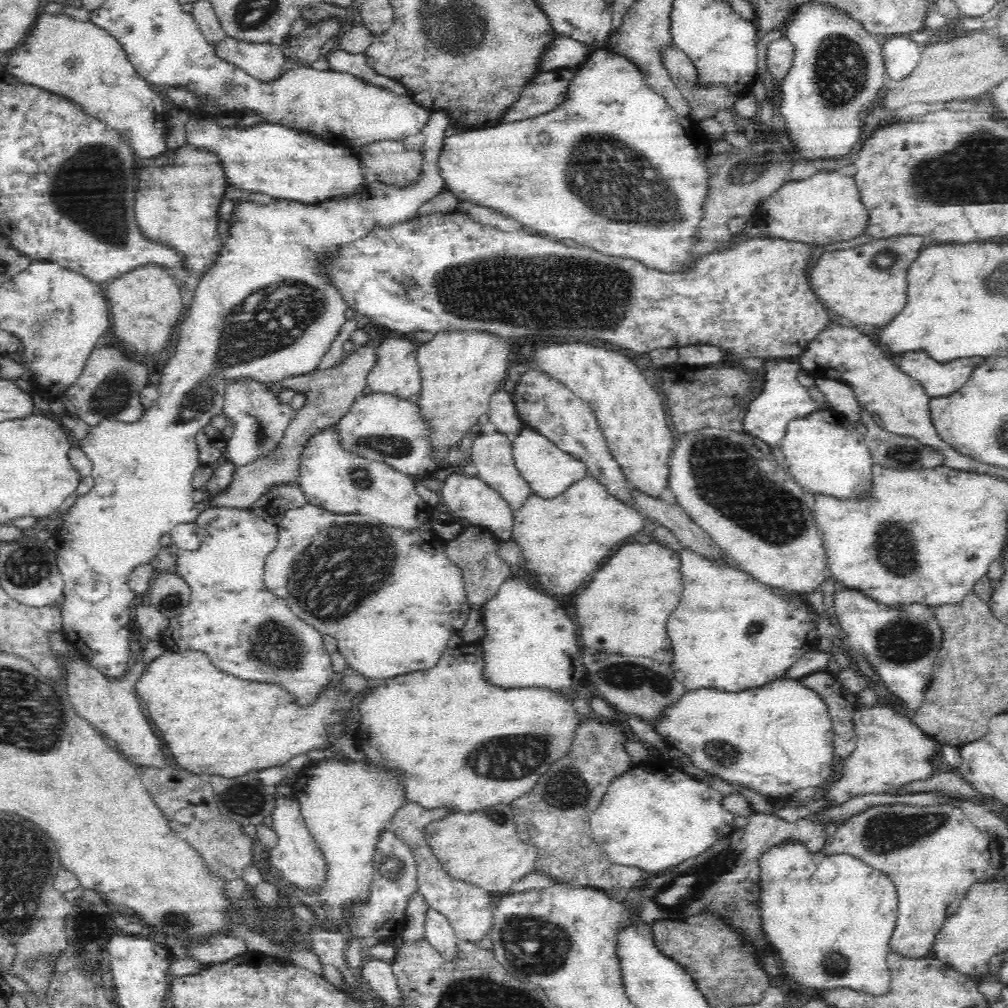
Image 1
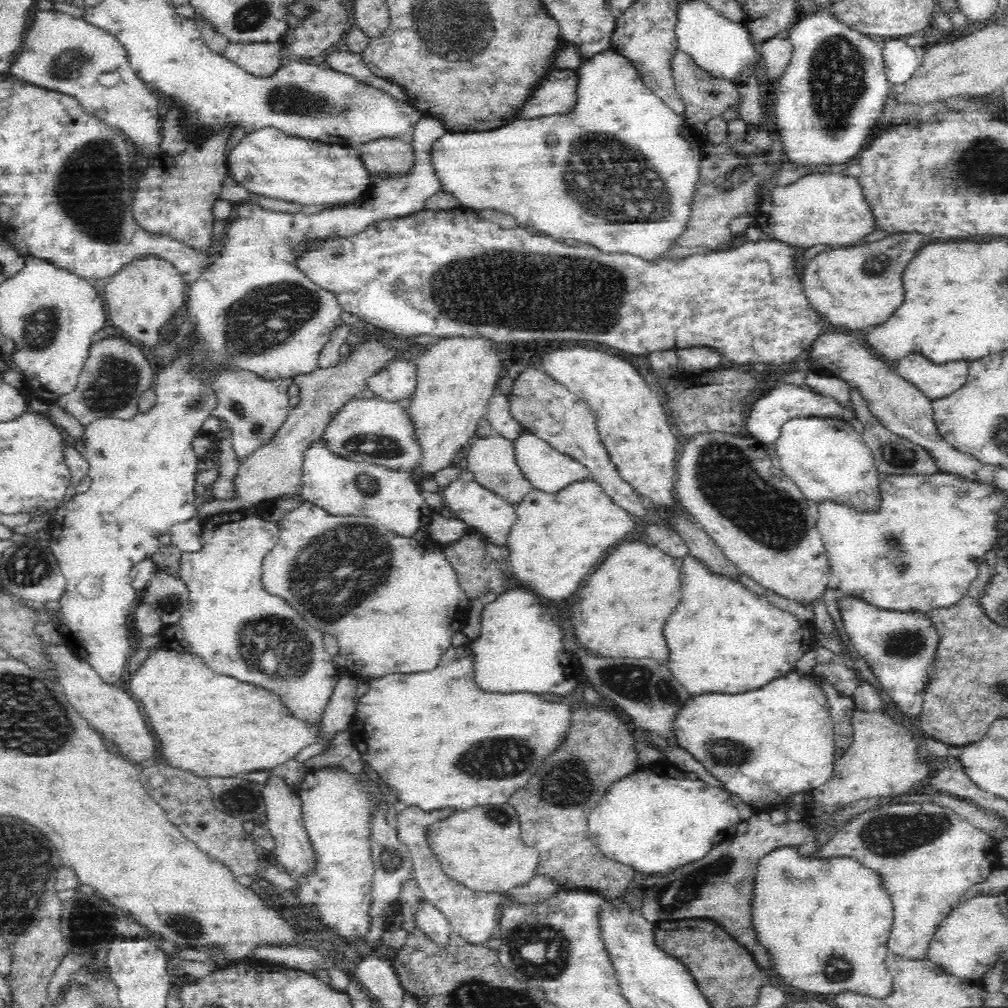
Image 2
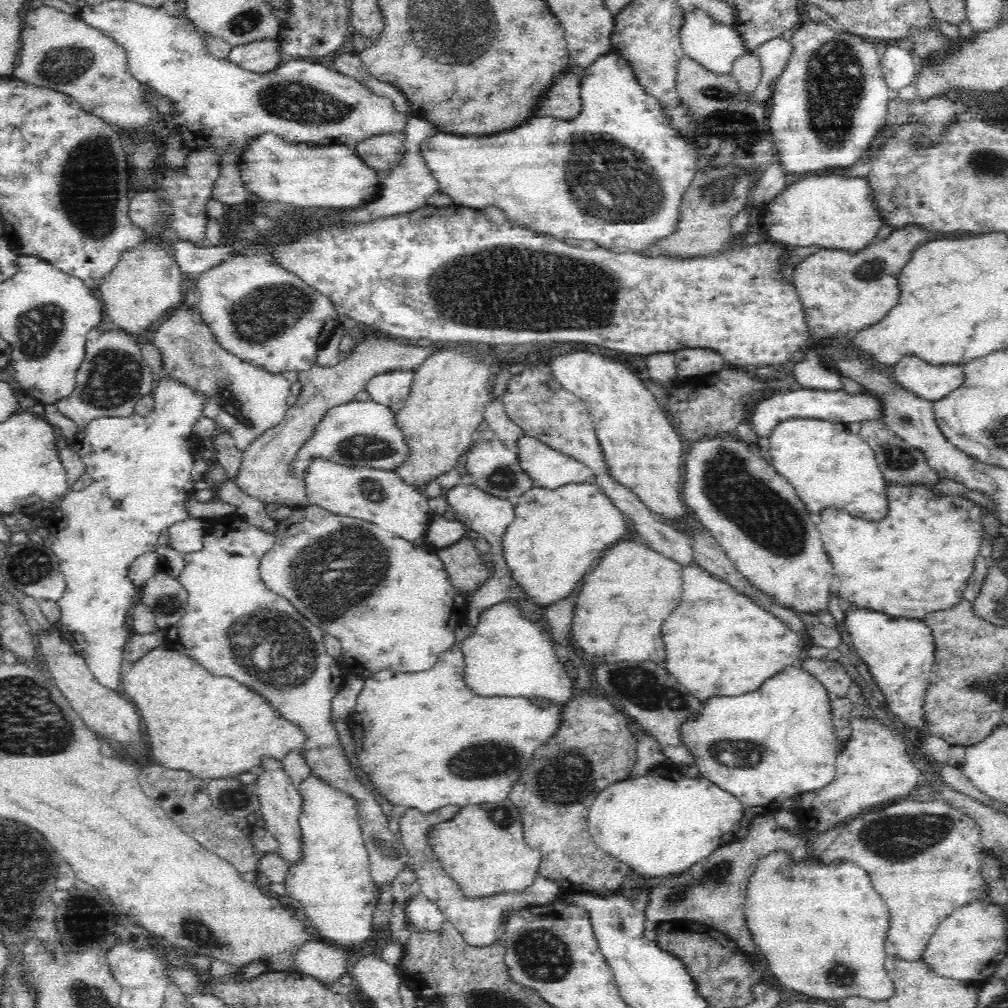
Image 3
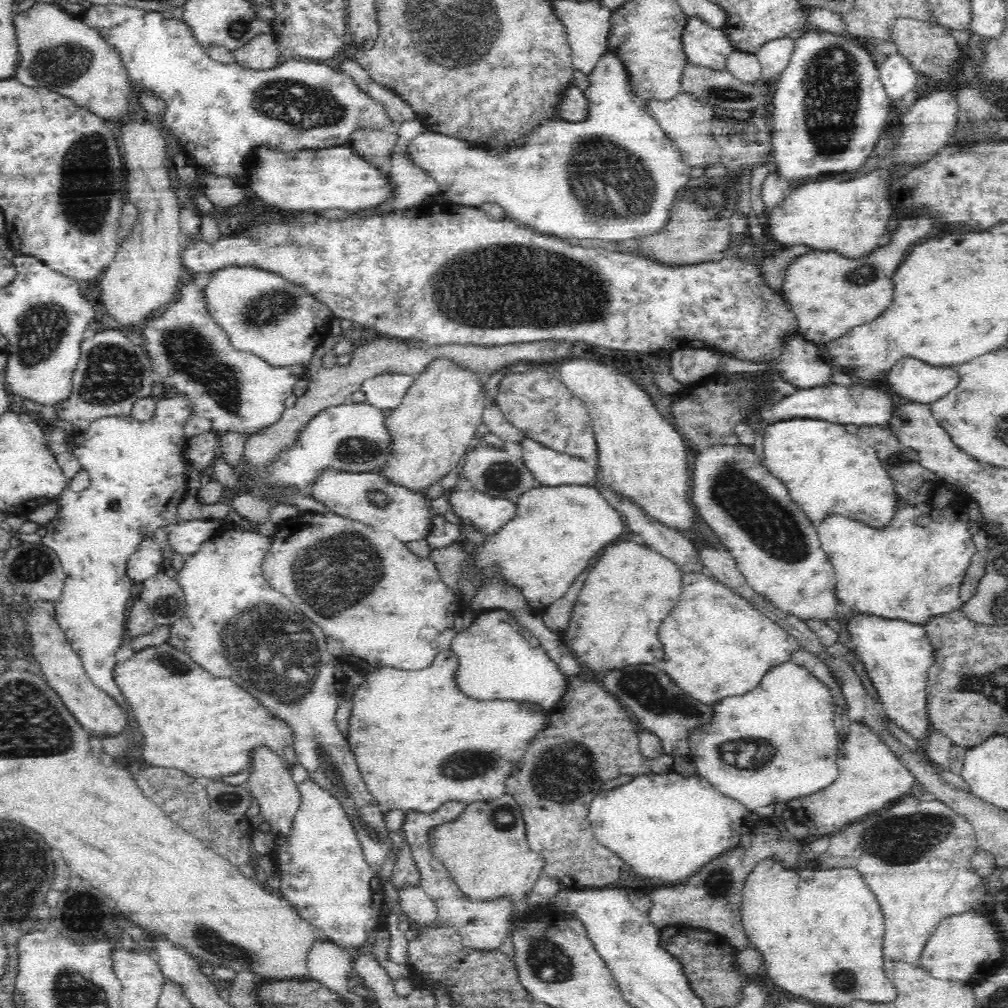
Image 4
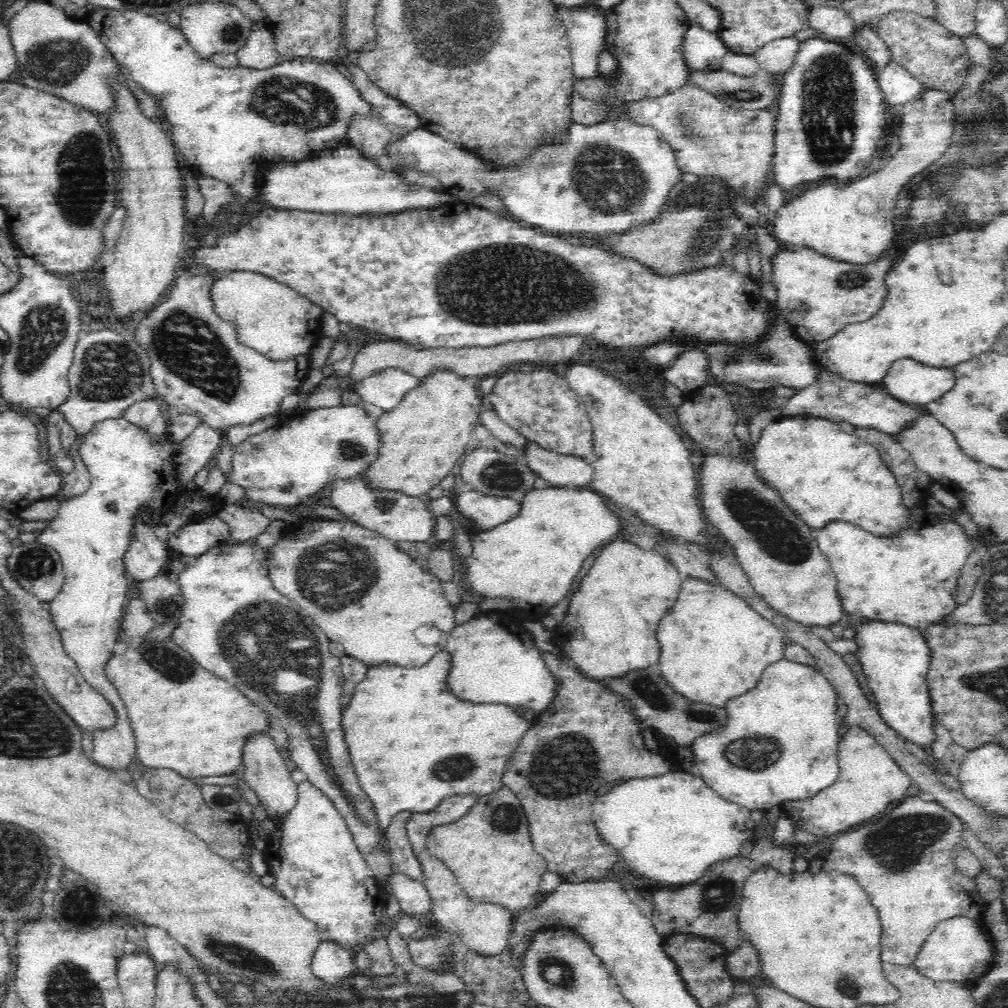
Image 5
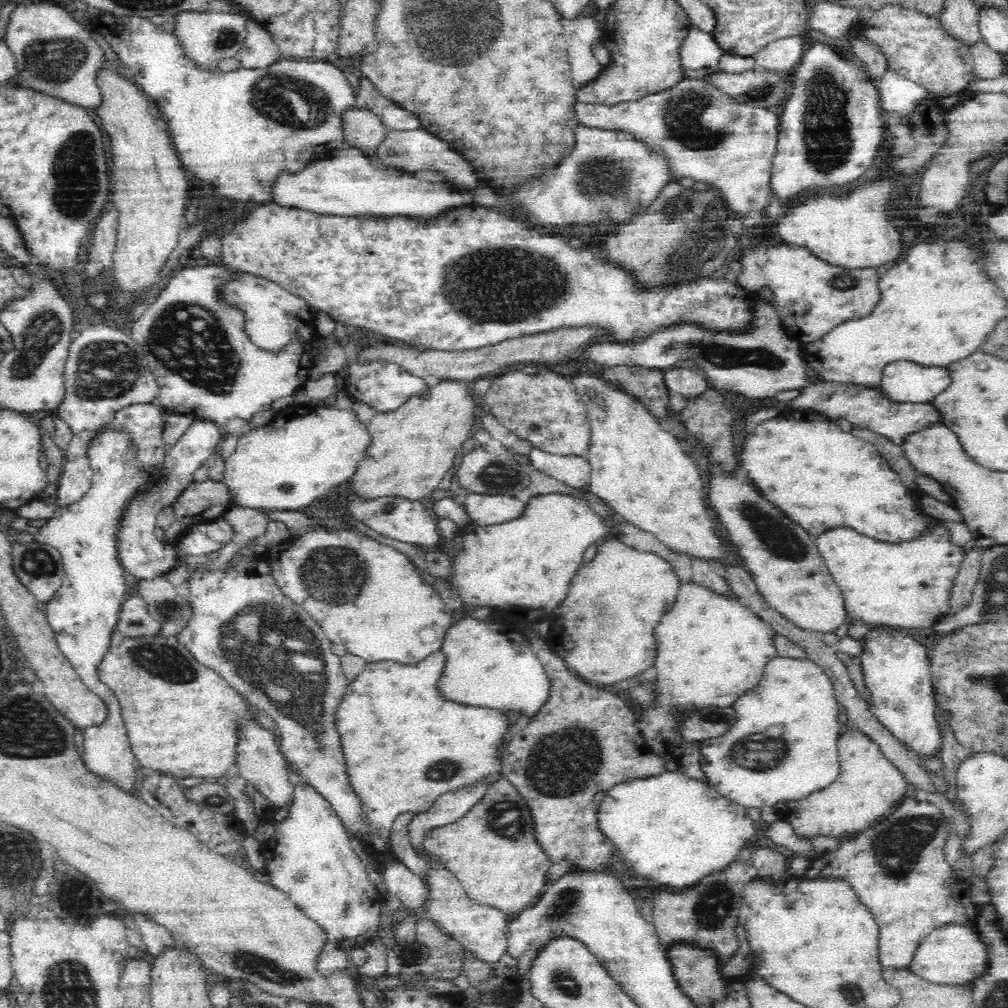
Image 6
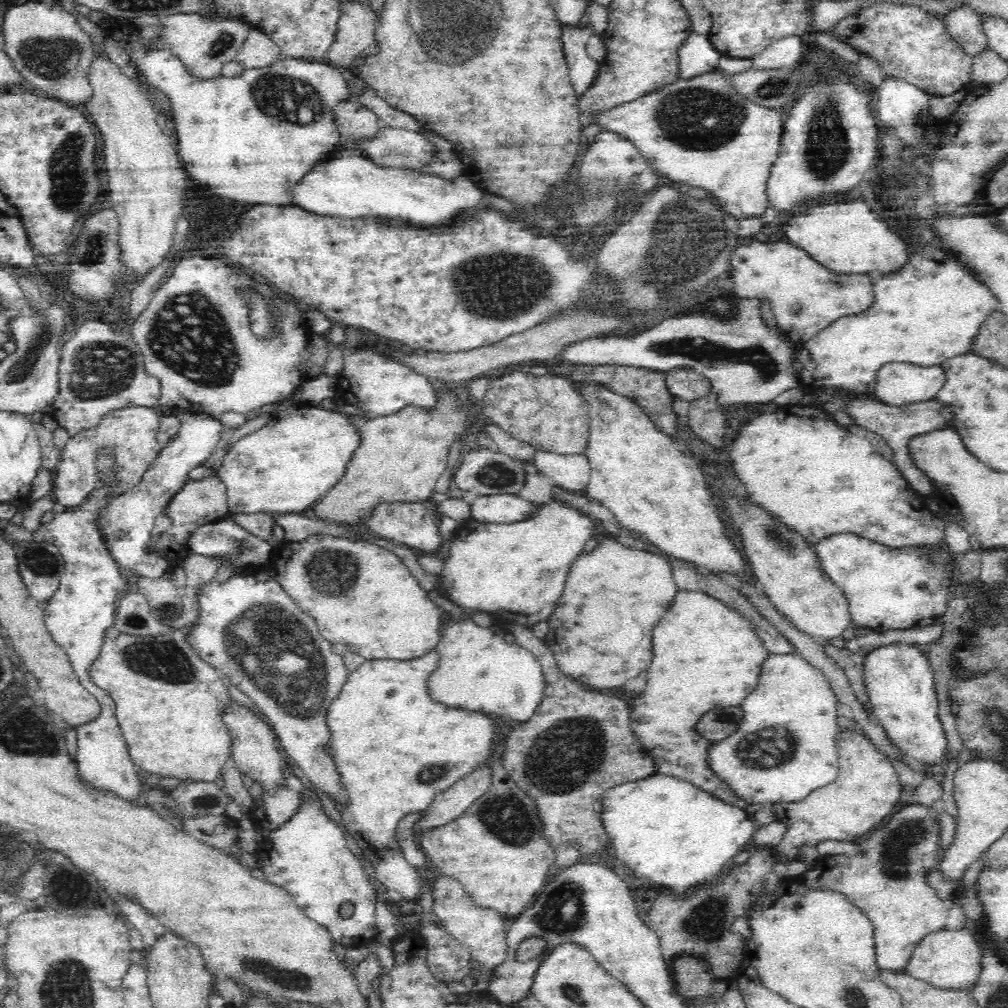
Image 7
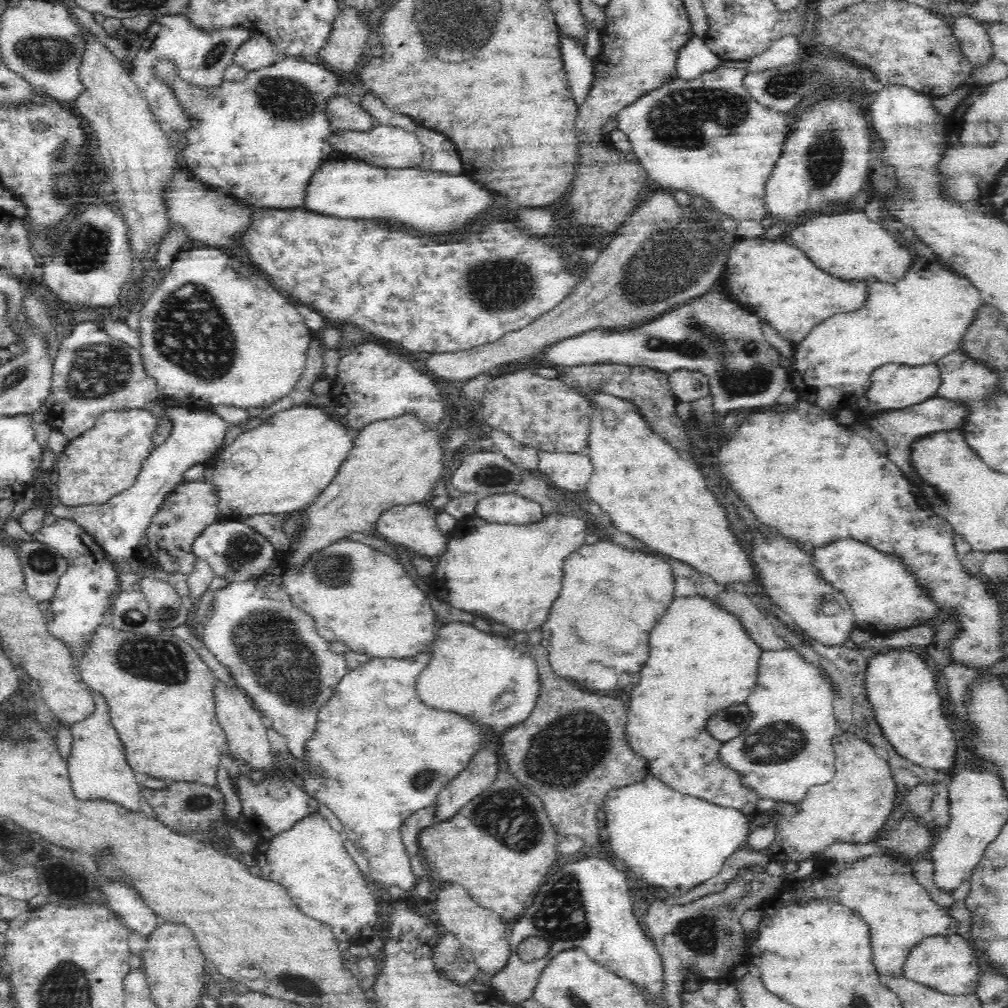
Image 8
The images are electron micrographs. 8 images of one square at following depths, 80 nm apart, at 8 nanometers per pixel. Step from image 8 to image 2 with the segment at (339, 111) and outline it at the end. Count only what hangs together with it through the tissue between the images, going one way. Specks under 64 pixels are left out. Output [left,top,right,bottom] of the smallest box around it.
[358,138,413,174]

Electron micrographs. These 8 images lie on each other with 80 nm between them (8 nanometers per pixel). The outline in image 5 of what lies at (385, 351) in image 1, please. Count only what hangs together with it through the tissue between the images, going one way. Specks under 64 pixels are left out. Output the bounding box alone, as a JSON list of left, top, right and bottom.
[354,367,420,411]

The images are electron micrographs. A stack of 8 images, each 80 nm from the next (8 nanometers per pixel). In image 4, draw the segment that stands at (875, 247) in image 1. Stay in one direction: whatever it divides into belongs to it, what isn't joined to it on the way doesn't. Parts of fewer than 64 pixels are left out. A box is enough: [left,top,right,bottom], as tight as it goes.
[779,209,937,344]

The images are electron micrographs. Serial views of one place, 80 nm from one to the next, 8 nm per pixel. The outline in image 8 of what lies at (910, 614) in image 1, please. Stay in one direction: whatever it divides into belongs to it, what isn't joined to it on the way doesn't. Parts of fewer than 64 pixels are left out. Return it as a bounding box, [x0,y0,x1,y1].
[865,648,958,775]

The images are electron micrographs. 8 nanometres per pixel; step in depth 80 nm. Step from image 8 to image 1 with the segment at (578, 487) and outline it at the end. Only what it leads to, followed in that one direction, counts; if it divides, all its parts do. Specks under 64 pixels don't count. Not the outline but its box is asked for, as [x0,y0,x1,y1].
[512,426,587,498]

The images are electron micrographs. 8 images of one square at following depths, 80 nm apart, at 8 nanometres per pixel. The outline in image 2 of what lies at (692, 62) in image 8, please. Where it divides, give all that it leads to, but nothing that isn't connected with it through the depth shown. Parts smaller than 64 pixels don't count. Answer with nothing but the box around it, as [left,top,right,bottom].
[676,1,758,80]

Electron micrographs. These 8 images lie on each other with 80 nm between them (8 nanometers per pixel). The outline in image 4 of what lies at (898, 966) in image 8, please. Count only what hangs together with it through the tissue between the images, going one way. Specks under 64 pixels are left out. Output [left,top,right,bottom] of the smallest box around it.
[817,792,990,965]

